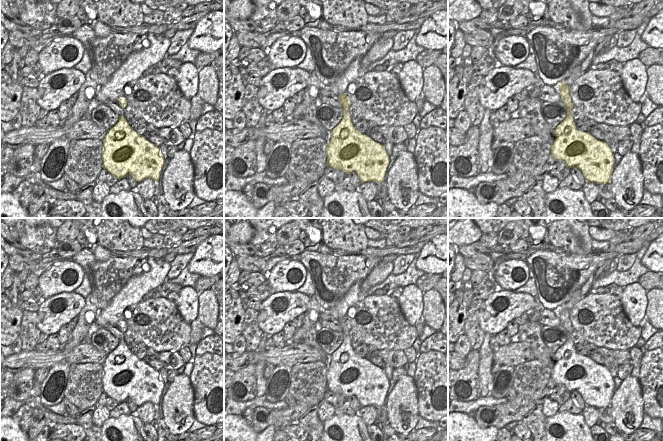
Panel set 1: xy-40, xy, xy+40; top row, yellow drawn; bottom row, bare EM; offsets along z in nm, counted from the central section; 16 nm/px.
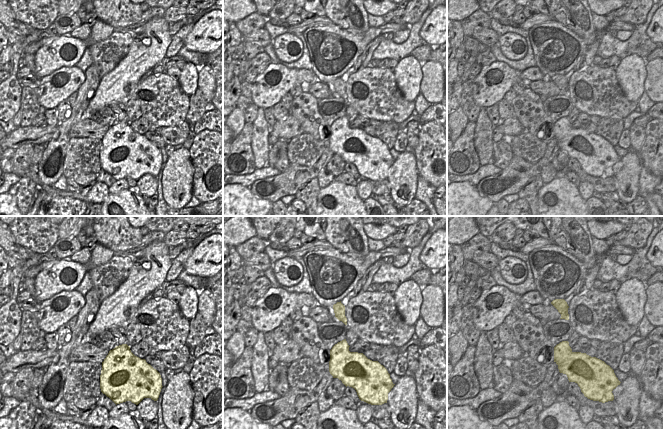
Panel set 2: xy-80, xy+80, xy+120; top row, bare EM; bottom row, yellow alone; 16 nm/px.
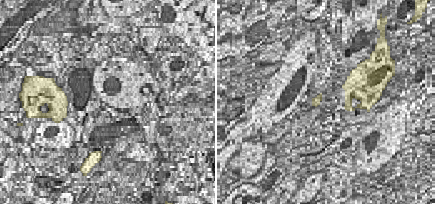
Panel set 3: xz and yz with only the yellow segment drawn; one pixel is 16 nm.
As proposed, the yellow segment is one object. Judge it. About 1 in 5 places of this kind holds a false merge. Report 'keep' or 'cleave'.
keep

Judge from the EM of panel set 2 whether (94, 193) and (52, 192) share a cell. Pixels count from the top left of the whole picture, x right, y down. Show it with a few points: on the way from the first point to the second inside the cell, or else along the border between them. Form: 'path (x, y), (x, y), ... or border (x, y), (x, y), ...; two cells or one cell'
path (84, 198), (62, 193); one cell

